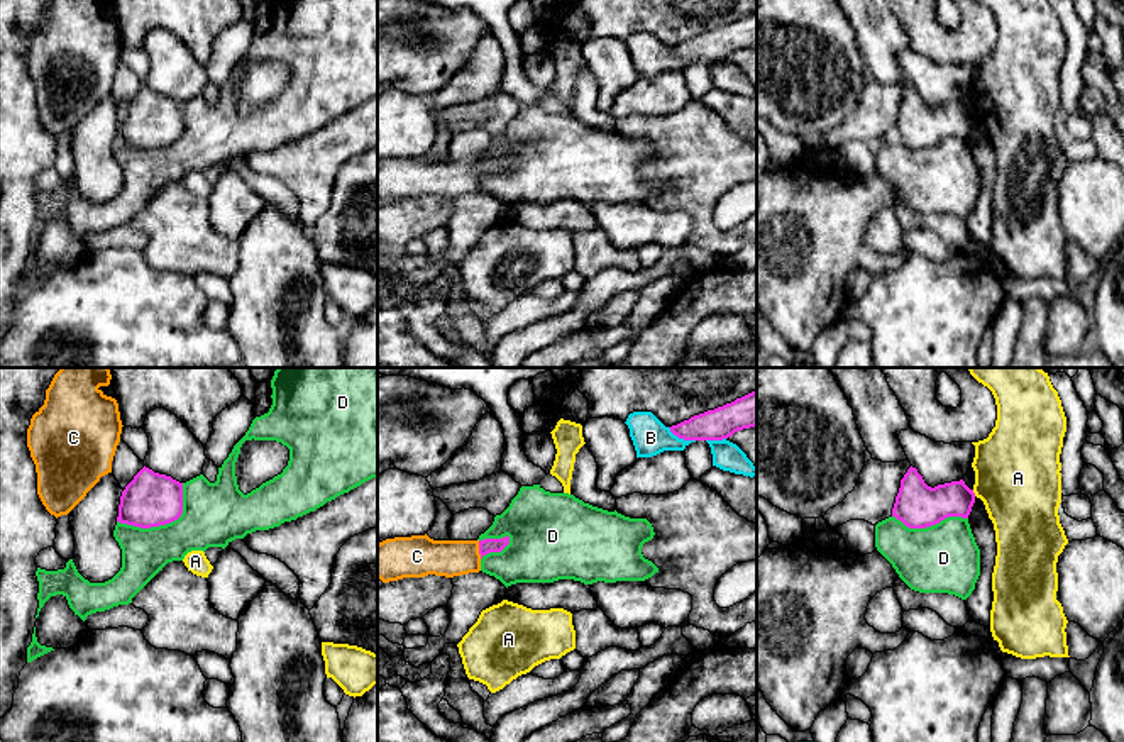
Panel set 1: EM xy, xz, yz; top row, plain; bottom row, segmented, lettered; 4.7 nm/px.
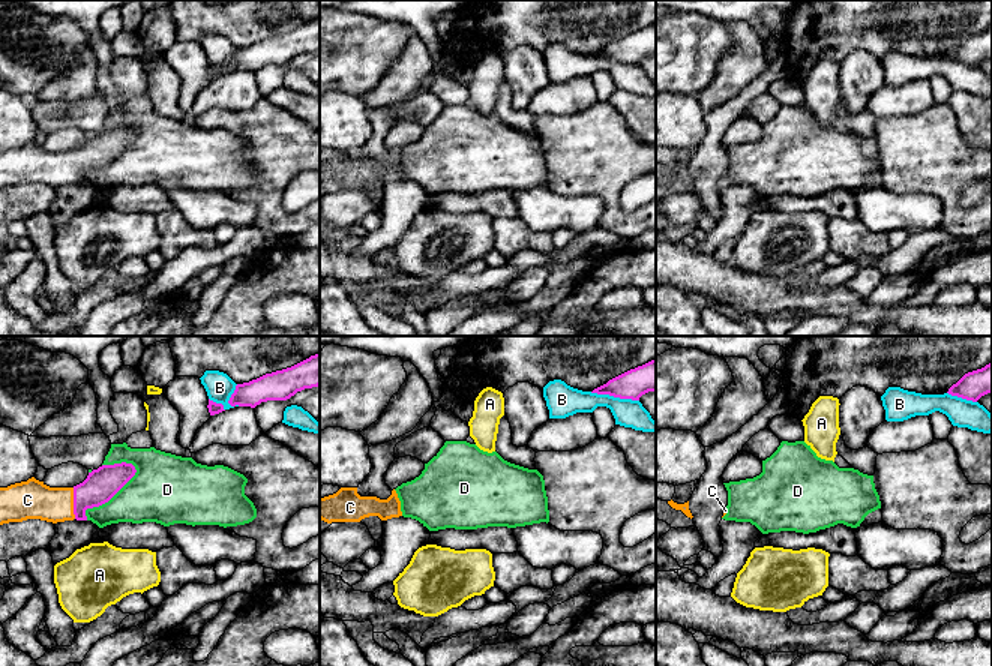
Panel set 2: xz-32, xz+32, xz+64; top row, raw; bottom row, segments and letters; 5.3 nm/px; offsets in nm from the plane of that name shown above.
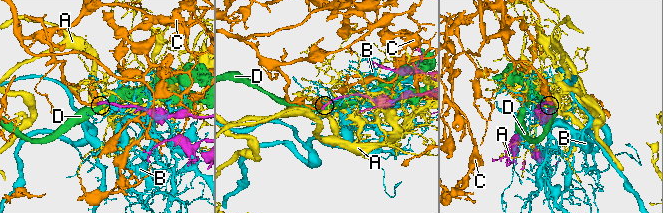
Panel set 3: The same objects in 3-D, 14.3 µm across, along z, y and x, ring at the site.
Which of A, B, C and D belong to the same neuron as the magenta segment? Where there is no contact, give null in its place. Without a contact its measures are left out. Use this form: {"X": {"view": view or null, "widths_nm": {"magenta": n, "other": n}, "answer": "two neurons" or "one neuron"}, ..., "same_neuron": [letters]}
{"A": {"view": "yz", "widths_nm": {"magenta": 190, "other": 400}, "answer": "two neurons"}, "B": {"view": "xz", "widths_nm": {"magenta": 150, "other": 170}, "answer": "two neurons"}, "C": {"view": "xz", "widths_nm": {"magenta": 70, "other": 180}, "answer": "one neuron"}, "D": {"view": "xy", "widths_nm": {"magenta": 260, "other": 300}, "answer": "two neurons"}, "same_neuron": ["C"]}

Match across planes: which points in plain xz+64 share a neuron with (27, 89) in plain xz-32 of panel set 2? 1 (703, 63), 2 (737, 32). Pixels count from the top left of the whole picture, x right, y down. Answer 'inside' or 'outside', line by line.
1: inside
2: outside

